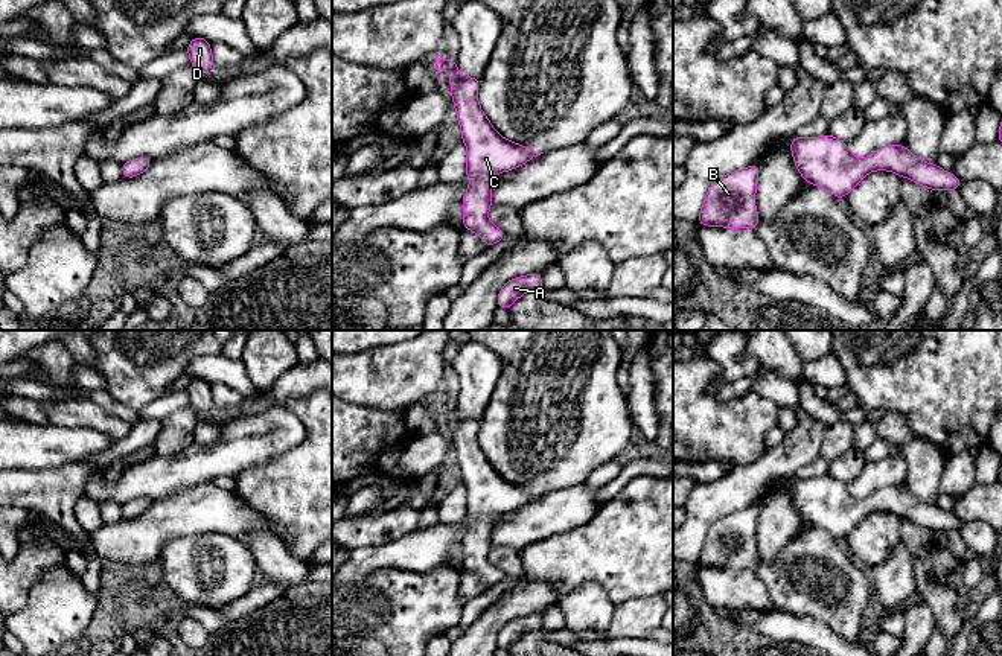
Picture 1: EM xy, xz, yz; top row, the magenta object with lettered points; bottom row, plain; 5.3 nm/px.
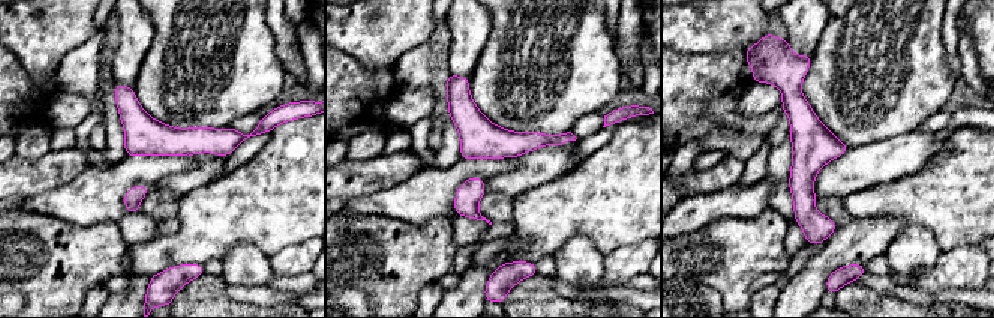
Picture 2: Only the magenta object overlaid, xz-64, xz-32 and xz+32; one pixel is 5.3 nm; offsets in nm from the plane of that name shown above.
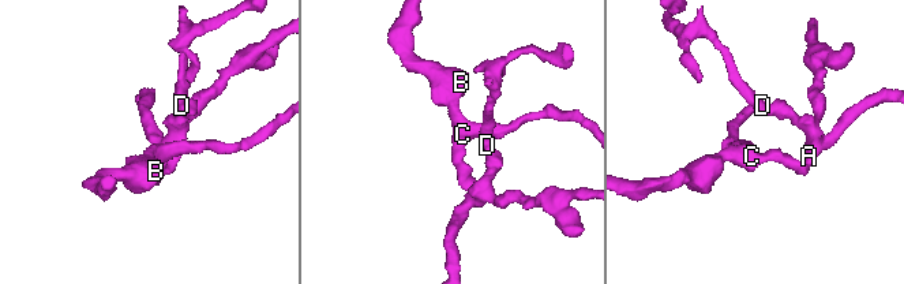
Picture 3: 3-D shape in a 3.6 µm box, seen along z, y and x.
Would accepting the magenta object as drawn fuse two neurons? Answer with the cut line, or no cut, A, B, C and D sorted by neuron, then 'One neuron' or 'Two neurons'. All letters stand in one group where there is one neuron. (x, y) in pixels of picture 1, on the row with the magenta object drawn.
No split. Groups: A B C D. One neuron

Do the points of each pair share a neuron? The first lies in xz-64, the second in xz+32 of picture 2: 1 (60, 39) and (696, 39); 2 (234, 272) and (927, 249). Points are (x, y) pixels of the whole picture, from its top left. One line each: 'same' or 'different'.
1: same
2: same

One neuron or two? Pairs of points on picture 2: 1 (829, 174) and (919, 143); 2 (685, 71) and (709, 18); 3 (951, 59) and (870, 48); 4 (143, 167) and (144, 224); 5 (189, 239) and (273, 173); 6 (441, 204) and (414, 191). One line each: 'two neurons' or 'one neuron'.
1: one neuron
2: two neurons
3: two neurons
4: two neurons
5: one neuron
6: one neuron

